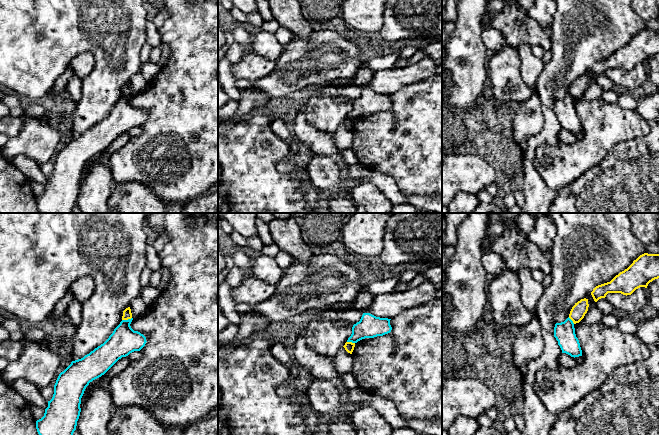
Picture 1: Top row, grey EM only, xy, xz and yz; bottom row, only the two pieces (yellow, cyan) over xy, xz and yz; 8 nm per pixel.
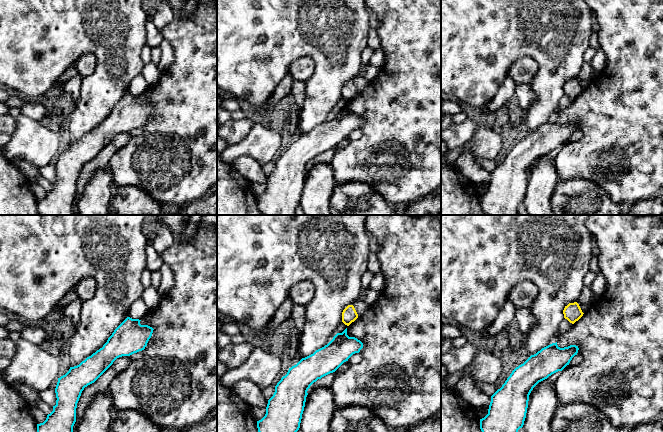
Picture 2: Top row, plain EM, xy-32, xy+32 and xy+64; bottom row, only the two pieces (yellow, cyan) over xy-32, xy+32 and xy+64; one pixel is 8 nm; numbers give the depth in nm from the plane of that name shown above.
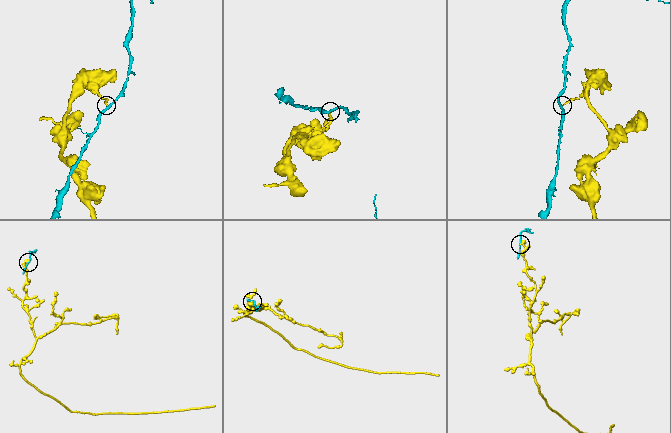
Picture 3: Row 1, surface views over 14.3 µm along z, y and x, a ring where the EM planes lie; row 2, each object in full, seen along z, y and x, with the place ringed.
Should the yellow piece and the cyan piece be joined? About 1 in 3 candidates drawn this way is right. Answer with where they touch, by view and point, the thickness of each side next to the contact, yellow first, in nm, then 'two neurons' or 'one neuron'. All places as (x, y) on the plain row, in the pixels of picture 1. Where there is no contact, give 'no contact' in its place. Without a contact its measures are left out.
xy (126, 95) | 70/220 nm | two neurons

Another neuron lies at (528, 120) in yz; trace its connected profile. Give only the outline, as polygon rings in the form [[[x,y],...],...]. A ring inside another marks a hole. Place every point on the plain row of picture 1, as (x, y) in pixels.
[[[533,93],[515,109],[511,120],[511,137],[516,144],[524,147],[531,136],[542,131],[544,124],[541,100],[537,93]]]

